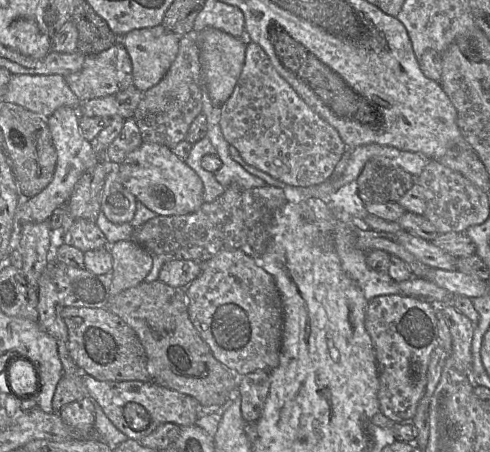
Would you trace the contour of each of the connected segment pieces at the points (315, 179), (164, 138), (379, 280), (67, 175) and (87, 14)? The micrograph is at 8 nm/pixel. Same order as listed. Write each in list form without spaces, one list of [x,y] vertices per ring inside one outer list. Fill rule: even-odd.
[[[246,43],[245,61],[232,95],[222,106],[224,138],[256,169],[291,186],[308,187],[330,179],[349,148],[337,130],[321,118],[273,67],[256,43]]]
[[[193,29],[181,37],[177,56],[161,81],[142,93],[134,118],[143,142],[157,143],[172,149],[185,140],[190,125],[202,110],[201,65]]]
[[[333,209],[338,219],[333,232],[331,233],[336,253],[340,259],[341,266],[348,277],[360,288],[366,300],[370,301],[377,296],[389,294],[401,294],[398,283],[389,275],[388,271],[375,271],[366,263],[367,252],[356,246],[355,226],[353,219],[348,213]]]
[[[61,106],[47,118],[54,147],[57,151],[57,164],[54,176],[49,185],[39,194],[21,201],[18,210],[18,219],[21,224],[27,222],[43,222],[49,220],[53,211],[66,206],[74,188],[81,176],[91,167],[95,166],[101,159],[92,148],[91,142],[86,140],[79,126],[79,110],[69,106]]]
[[[87,1],[74,8],[71,21],[78,30],[77,51],[84,55],[100,53],[117,41],[117,35]]]

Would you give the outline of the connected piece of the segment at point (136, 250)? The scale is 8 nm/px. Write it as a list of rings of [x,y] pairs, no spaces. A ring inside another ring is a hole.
[[[133,240],[110,245],[110,252],[113,259],[110,297],[142,283],[152,269],[152,254]]]

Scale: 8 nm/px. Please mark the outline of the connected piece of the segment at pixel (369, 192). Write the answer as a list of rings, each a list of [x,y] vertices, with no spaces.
[[[369,160],[357,178],[358,195],[366,203],[398,202],[415,184],[415,177],[402,168],[392,166],[388,160]]]

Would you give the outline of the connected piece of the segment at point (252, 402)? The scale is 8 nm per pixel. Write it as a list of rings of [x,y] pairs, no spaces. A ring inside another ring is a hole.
[[[257,370],[241,377],[241,413],[246,422],[255,423],[261,416],[269,388],[270,376],[265,370]]]

